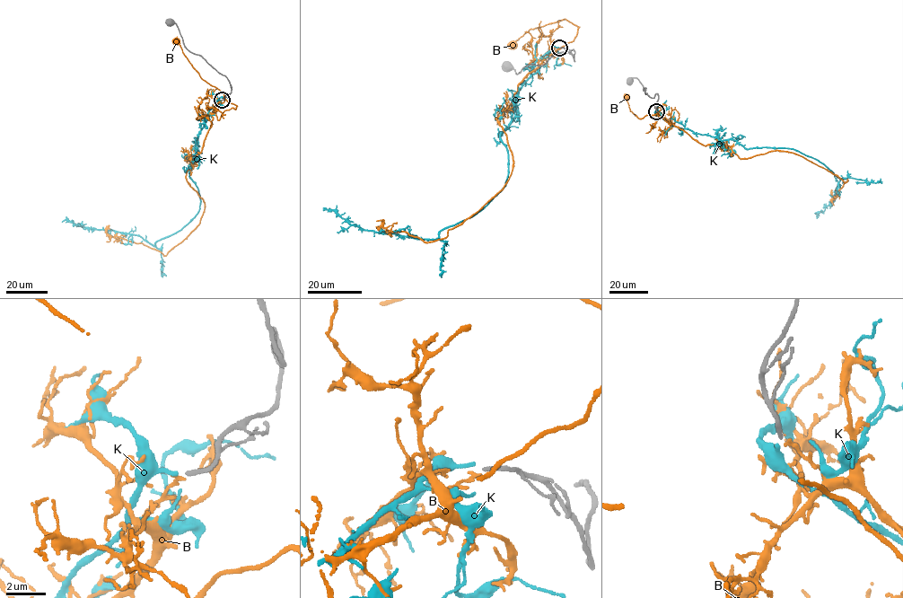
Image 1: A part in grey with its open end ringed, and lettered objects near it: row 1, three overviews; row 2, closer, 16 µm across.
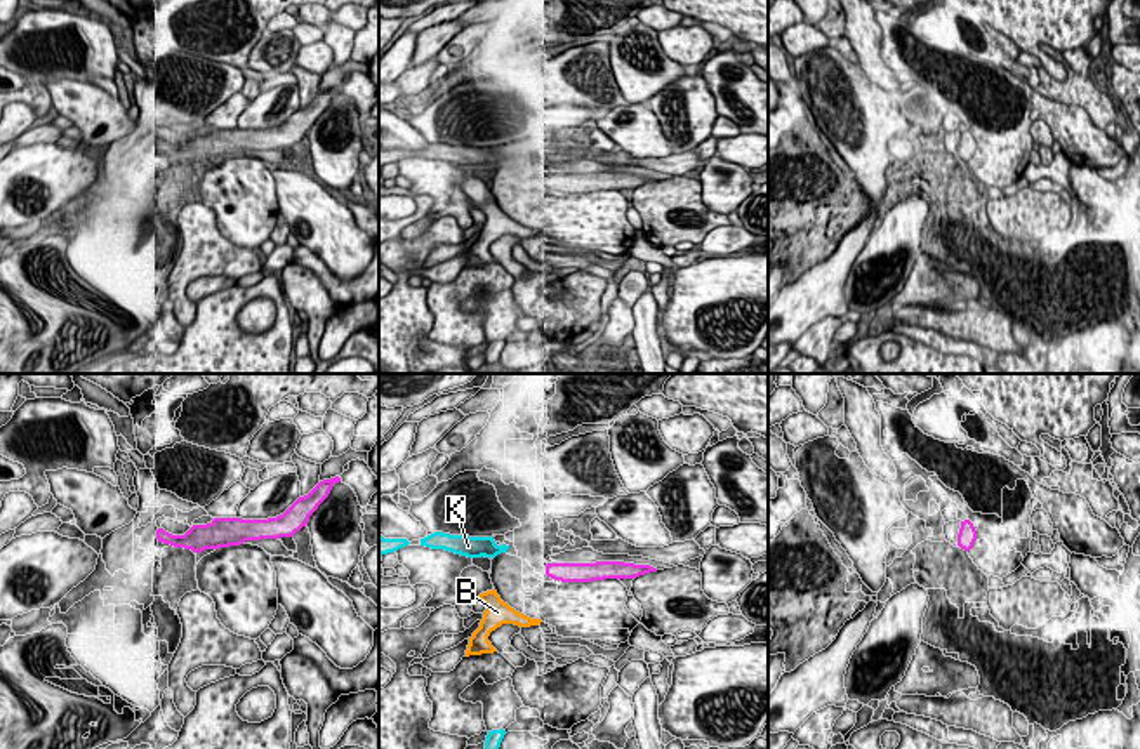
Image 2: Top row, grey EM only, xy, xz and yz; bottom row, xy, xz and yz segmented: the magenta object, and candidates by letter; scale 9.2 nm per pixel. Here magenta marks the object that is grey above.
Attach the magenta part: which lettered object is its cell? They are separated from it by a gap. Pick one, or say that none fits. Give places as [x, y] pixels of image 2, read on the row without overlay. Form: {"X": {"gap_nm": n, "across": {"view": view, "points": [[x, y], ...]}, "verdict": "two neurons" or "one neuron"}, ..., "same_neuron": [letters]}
{"B": {"gap_nm": 400, "across": {"view": "xz", "points": [[555, 190], [539, 230]]}, "verdict": "two neurons"}, "K": {"gap_nm": 380, "across": {"view": "xz", "points": [[546, 176], [508, 159]]}, "verdict": "one neuron"}, "same_neuron": ["K"]}

